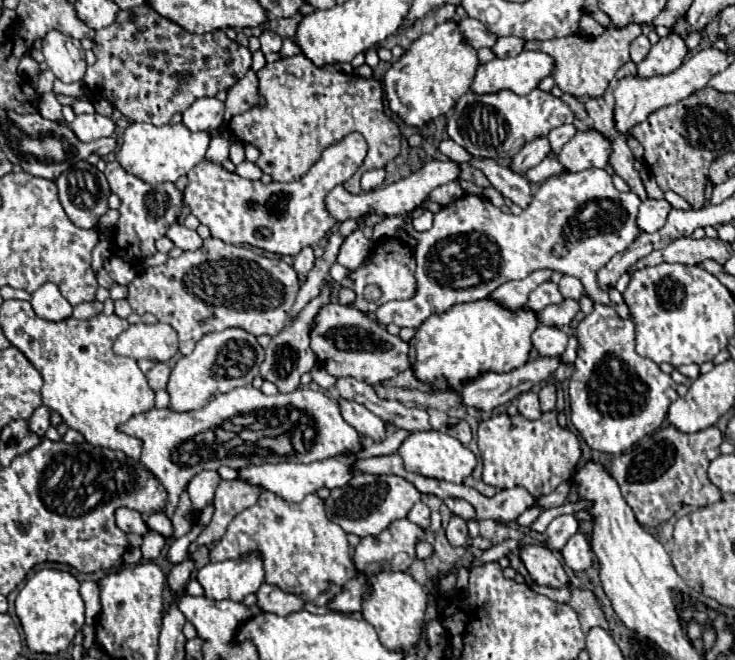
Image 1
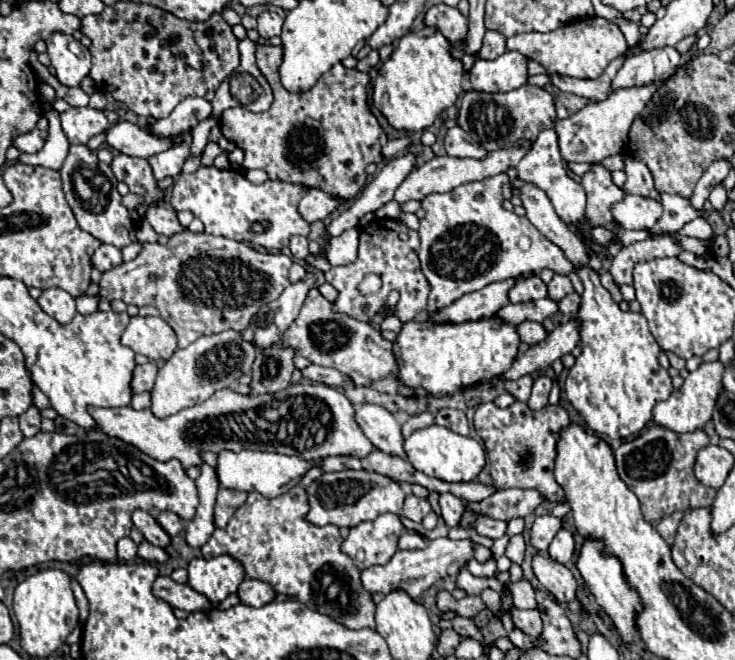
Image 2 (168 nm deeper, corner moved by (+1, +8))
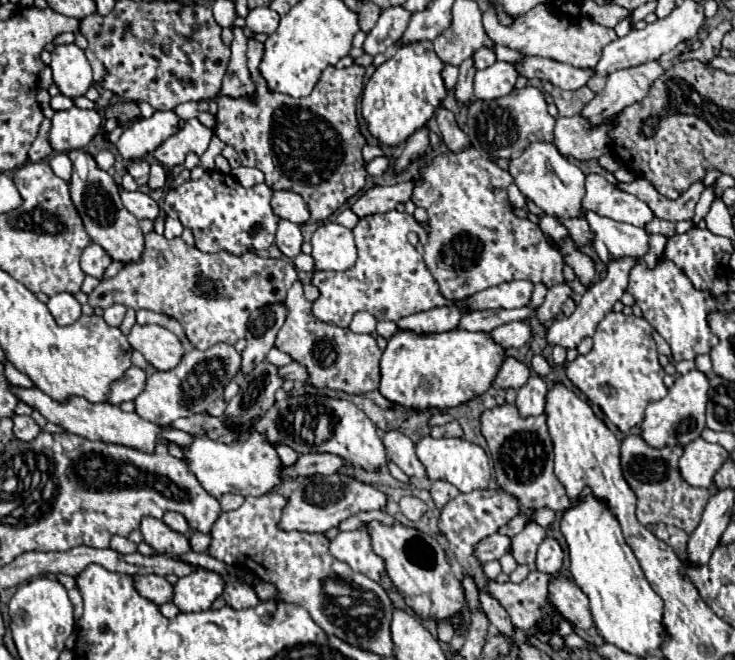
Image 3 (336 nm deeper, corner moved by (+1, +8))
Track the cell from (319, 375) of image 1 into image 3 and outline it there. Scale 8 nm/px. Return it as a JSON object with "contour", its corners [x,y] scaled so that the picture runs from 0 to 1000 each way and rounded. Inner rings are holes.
{"contour":[[[370,527],[370,530],[365,533],[362,545],[367,545],[367,552],[373,552],[373,555],[389,555],[389,552],[395,552],[395,548],[397,548],[397,542],[395,542],[395,539],[389,539],[386,533],[381,533],[378,527]]]}

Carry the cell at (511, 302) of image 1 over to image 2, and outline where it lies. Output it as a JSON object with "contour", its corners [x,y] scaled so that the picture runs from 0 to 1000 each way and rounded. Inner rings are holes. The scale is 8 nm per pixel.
{"contour":[[[683,424],[683,430],[664,430],[650,442],[639,442],[623,452],[618,461],[585,476],[590,488],[634,488],[634,485],[653,485],[659,479],[672,479],[678,467],[694,461],[691,442],[699,436],[705,424]]]}

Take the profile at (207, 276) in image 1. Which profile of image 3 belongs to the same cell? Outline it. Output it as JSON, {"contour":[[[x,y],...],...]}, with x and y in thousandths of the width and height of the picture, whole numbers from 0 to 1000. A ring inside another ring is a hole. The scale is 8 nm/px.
{"contour":[[[212,352],[199,355],[193,397],[169,403],[155,421],[136,424],[120,445],[125,467],[147,467],[155,458],[180,470],[207,470],[239,482],[269,530],[288,527],[297,518],[321,521],[332,512],[343,470],[386,458],[392,436],[405,424],[403,406],[389,394],[354,391],[346,382],[316,388],[310,382],[280,385],[256,373],[248,361],[223,361]]]}

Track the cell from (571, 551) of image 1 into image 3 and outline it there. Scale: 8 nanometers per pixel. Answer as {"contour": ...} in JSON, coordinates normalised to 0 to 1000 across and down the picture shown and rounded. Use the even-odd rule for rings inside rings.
{"contour":[[[743,815],[735,827],[732,827],[732,839],[729,839],[729,864],[732,867],[743,867],[743,870],[759,870],[762,858],[765,858],[765,830],[754,815]]]}

